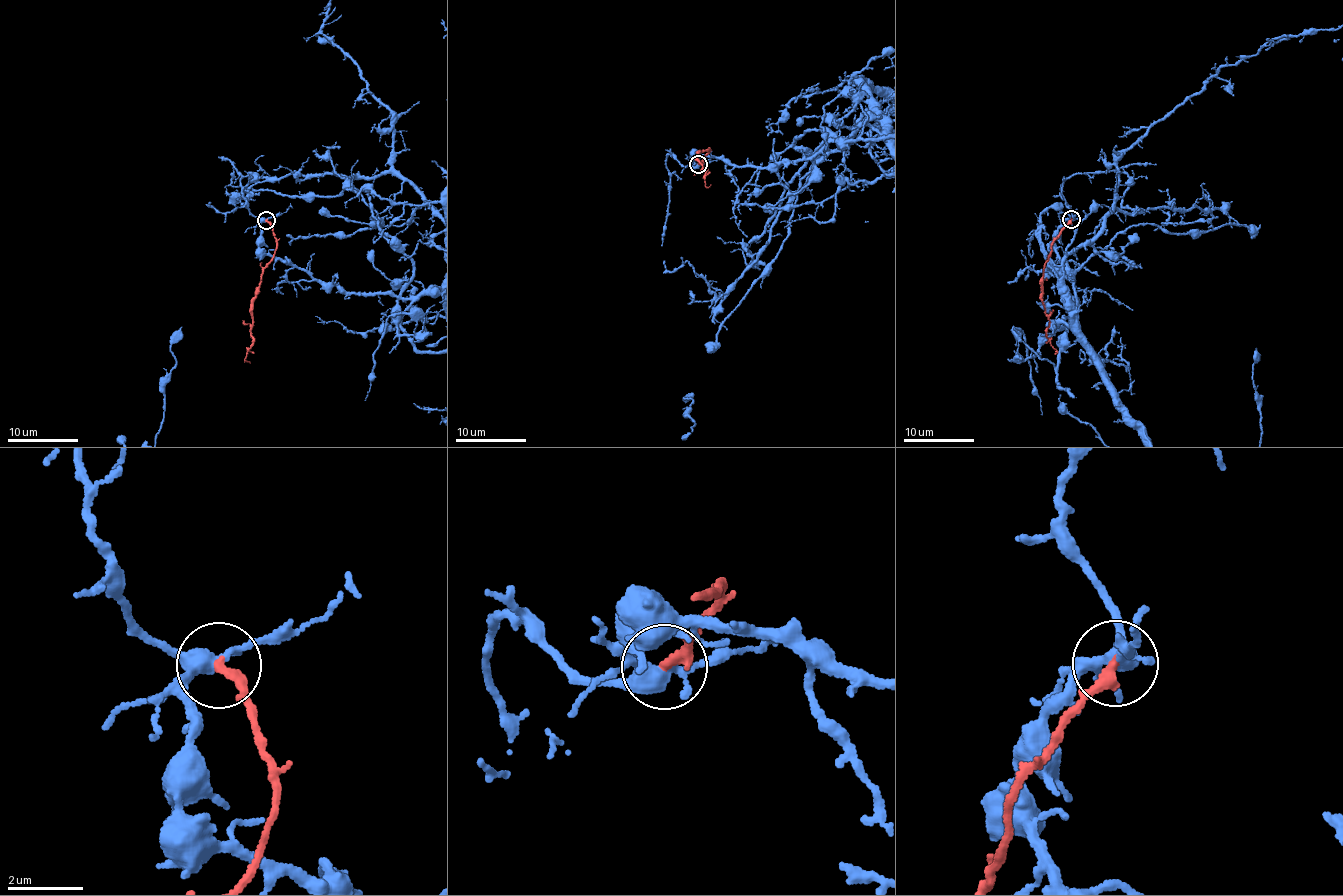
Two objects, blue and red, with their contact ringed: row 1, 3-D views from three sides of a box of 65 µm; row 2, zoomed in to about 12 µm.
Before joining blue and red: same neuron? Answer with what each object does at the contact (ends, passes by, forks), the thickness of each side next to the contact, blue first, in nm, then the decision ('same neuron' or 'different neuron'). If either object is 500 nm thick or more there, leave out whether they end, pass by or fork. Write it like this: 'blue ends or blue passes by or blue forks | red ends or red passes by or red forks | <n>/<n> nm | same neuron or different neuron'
blue forks | red ends | 340/280 nm | different neuron

